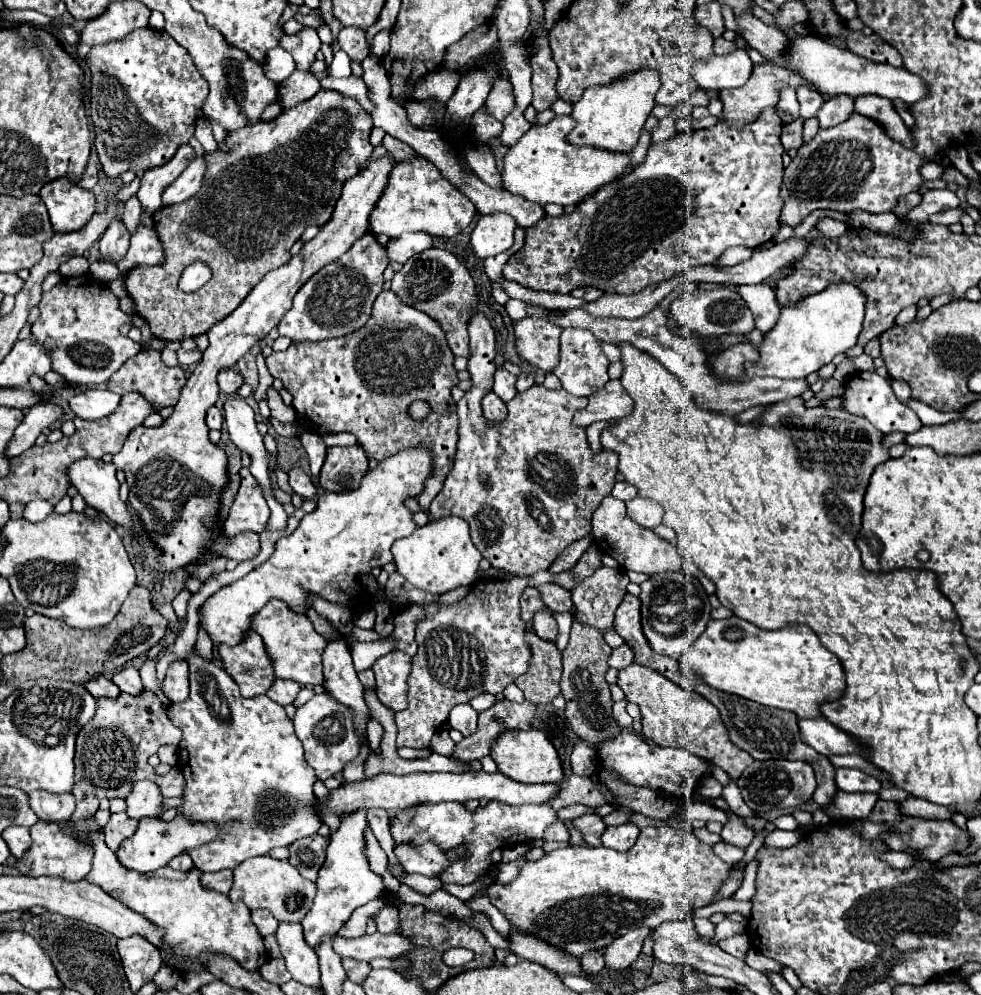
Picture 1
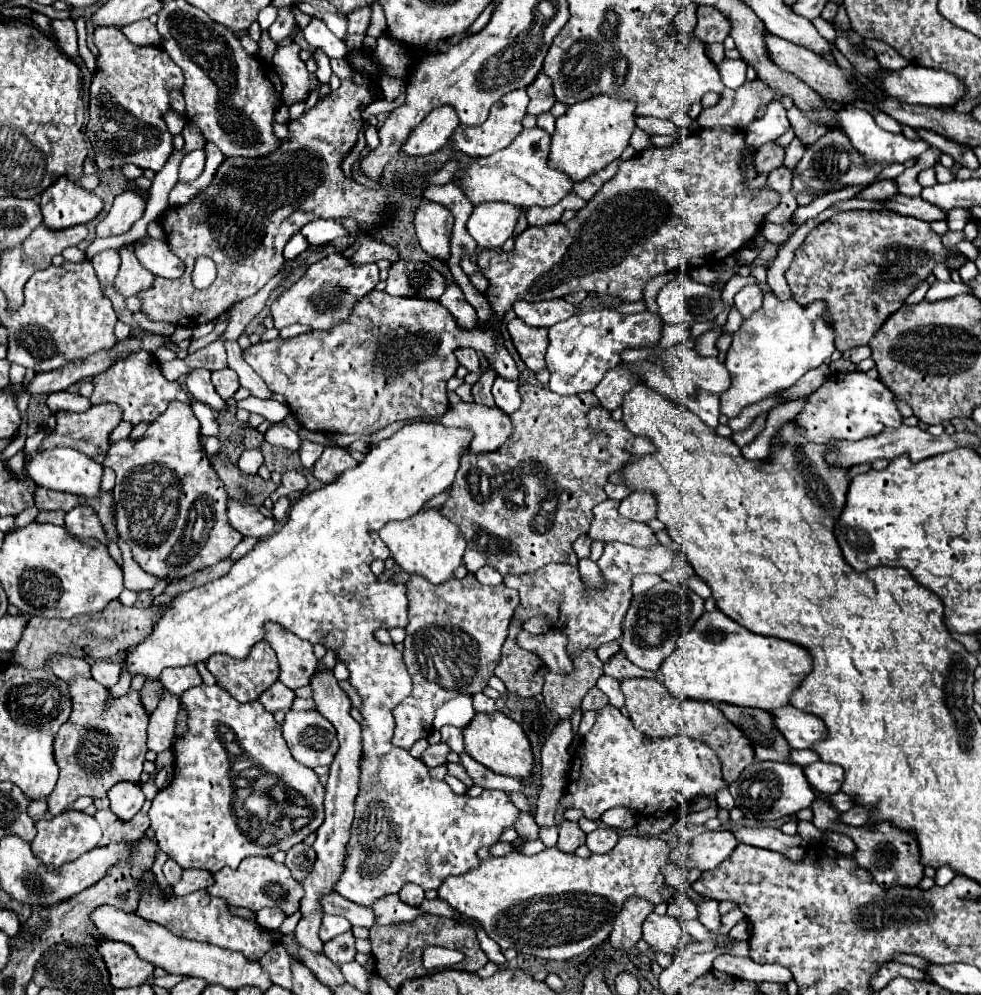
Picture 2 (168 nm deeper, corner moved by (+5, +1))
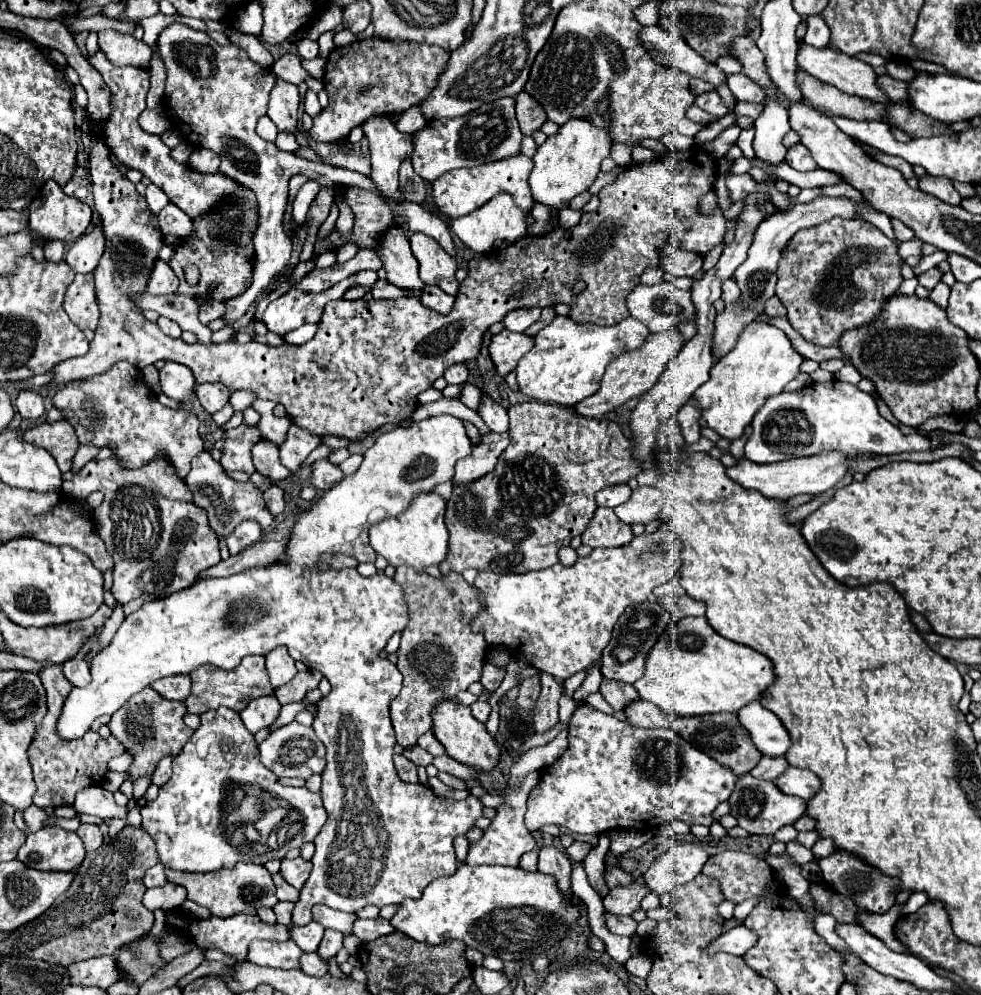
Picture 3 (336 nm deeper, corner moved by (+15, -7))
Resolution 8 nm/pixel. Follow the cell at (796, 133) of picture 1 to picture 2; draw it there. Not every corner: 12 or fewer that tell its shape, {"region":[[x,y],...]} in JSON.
{"region":[[777,140],[757,148],[757,172],[783,164],[785,148]]}

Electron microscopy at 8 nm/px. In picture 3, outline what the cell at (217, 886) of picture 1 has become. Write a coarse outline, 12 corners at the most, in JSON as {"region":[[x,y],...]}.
{"region":[[167,882],[147,888],[143,906],[147,910],[175,910],[187,892]]}

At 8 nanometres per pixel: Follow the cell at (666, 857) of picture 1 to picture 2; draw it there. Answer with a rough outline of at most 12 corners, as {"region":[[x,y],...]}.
{"region":[[671,844],[481,860],[439,898],[503,950],[569,960],[627,898],[665,902]]}

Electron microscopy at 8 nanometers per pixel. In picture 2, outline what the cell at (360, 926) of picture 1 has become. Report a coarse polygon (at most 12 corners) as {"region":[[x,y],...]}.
{"region":[[325,914],[319,938],[323,942],[351,930],[345,918]]}

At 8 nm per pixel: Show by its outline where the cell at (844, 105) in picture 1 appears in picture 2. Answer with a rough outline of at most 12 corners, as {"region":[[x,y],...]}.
{"region":[[793,106],[789,122],[805,146],[827,132],[827,126],[811,122]]}

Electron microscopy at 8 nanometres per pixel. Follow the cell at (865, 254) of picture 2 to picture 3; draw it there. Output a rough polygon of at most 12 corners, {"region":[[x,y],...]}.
{"region":[[831,218],[777,270],[789,324],[817,346],[879,316],[897,242]]}

